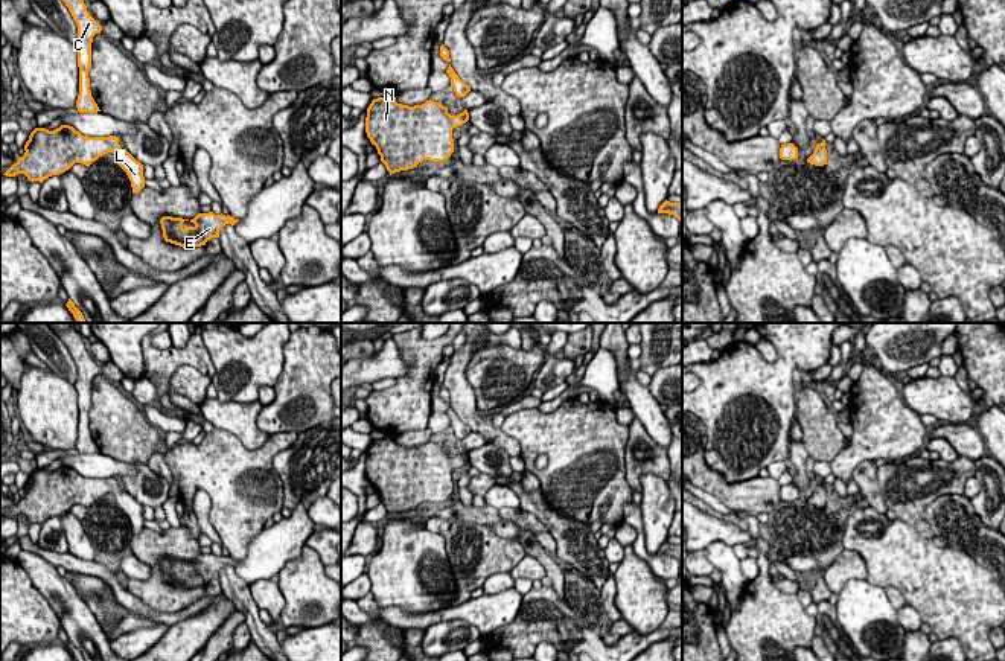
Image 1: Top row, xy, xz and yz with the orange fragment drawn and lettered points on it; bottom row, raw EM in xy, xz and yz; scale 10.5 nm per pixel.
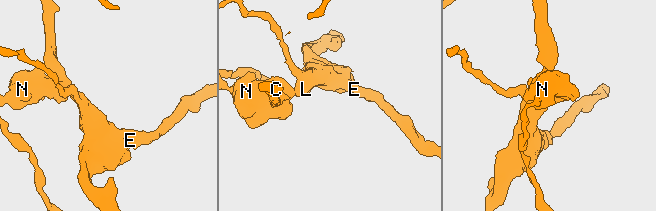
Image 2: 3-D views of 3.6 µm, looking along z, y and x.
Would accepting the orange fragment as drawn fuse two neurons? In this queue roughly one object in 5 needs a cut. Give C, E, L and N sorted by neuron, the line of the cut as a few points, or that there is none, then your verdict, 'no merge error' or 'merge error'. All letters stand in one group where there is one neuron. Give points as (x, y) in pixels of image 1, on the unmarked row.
groups C E L N; cut none; no merge error

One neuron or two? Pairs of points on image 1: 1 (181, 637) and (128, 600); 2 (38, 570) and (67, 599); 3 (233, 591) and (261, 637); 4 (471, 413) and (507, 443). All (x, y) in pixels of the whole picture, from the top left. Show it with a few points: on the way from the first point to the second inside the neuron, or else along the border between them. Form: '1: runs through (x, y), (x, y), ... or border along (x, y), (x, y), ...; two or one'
1: border along (201, 611), (175, 622), (169, 628); two
2: runs through (46, 577), (60, 591); one
3: runs through (244, 602), (256, 626); one
4: runs through (480, 422), (498, 437); one

